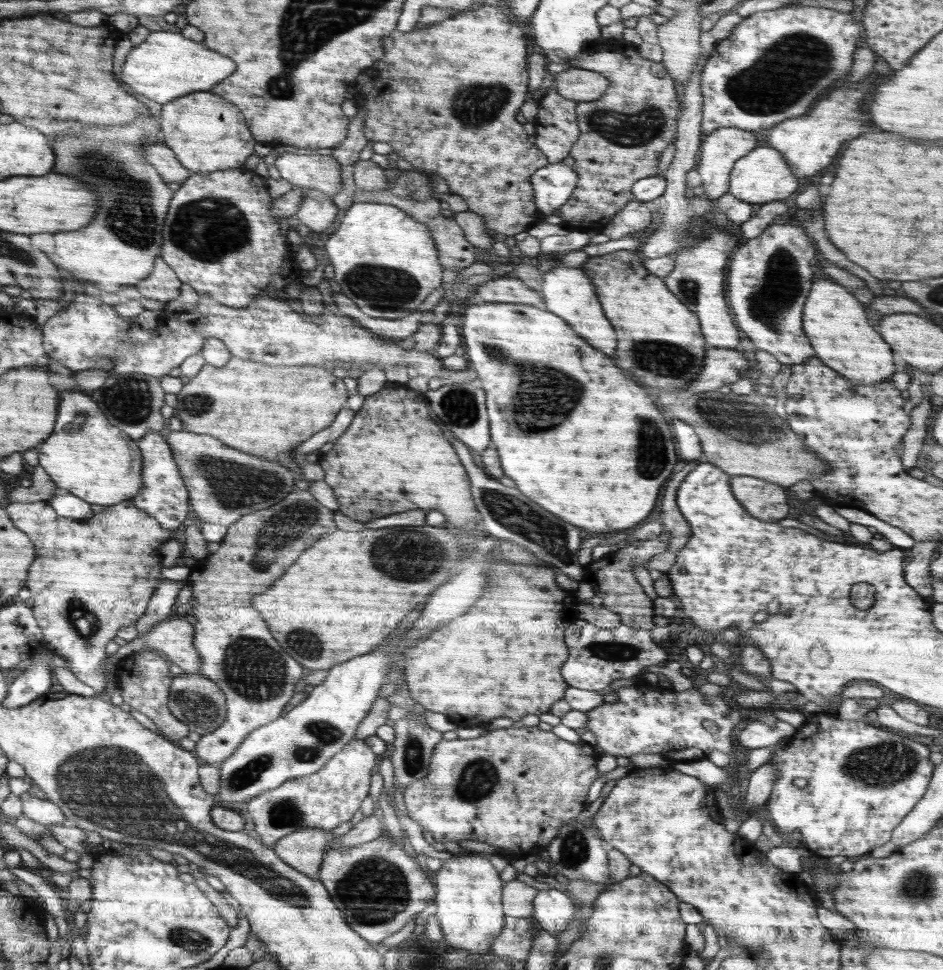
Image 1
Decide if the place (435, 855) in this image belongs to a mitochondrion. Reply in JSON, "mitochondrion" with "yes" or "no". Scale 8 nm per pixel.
{"mitochondrion":"no"}

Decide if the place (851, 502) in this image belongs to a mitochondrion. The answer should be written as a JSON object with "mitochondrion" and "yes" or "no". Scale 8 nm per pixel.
{"mitochondrion":"no"}

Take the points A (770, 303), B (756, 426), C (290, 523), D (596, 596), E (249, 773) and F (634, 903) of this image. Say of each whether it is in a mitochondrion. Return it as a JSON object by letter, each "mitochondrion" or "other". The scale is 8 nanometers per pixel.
{"A":"mitochondrion","B":"mitochondrion","C":"mitochondrion","D":"other","E":"mitochondrion","F":"other"}

